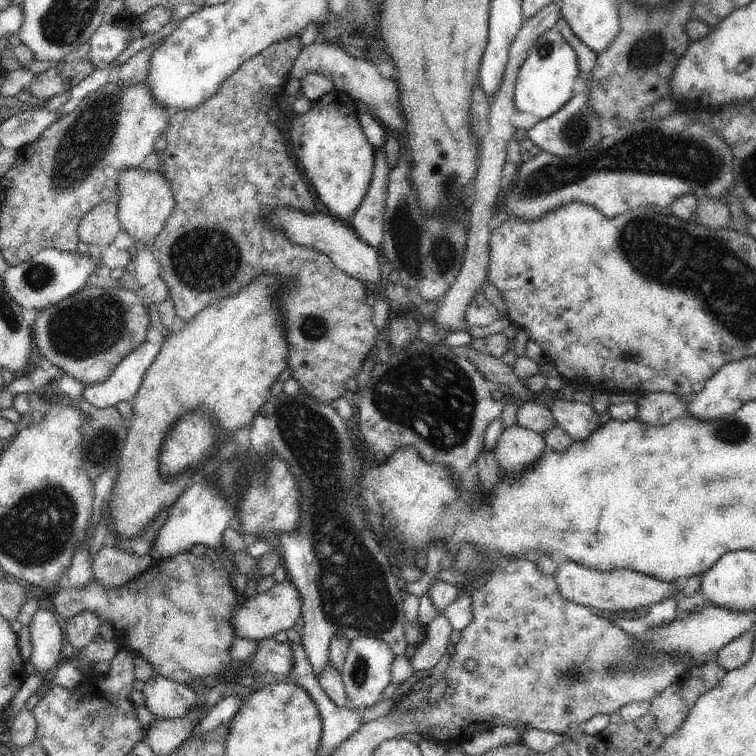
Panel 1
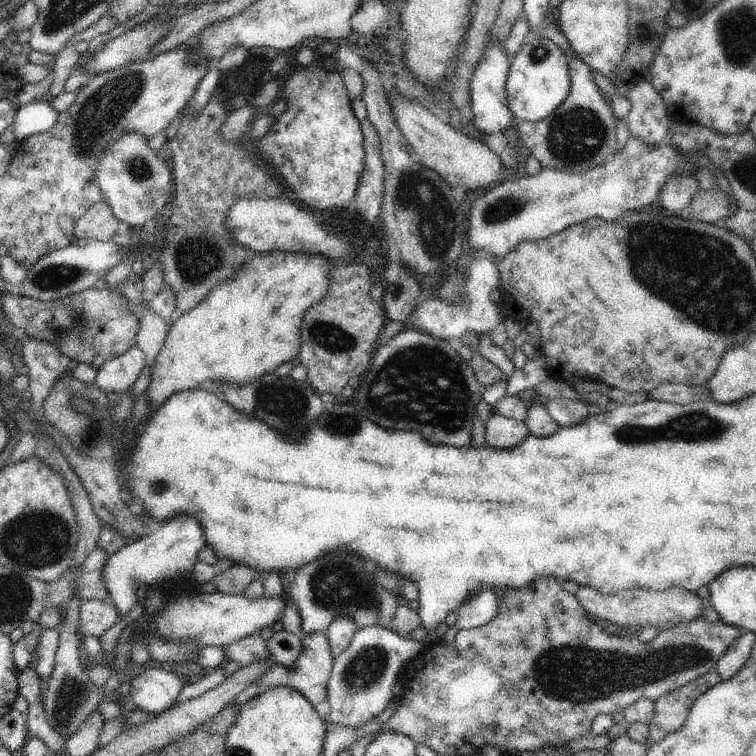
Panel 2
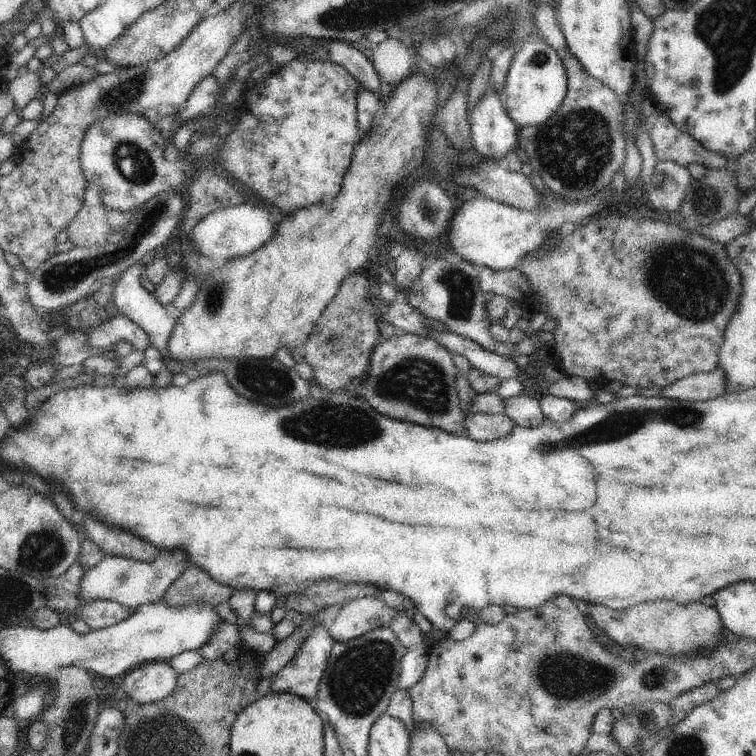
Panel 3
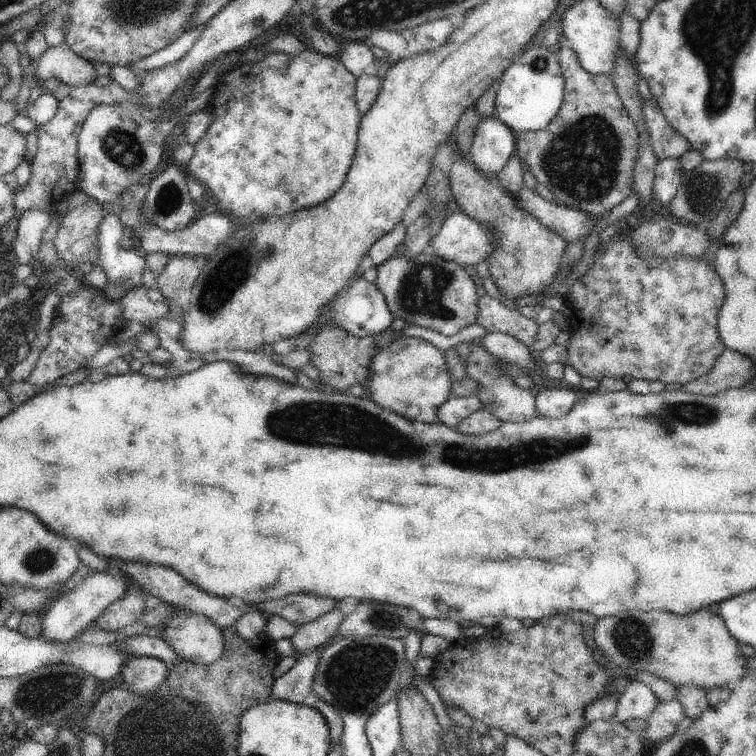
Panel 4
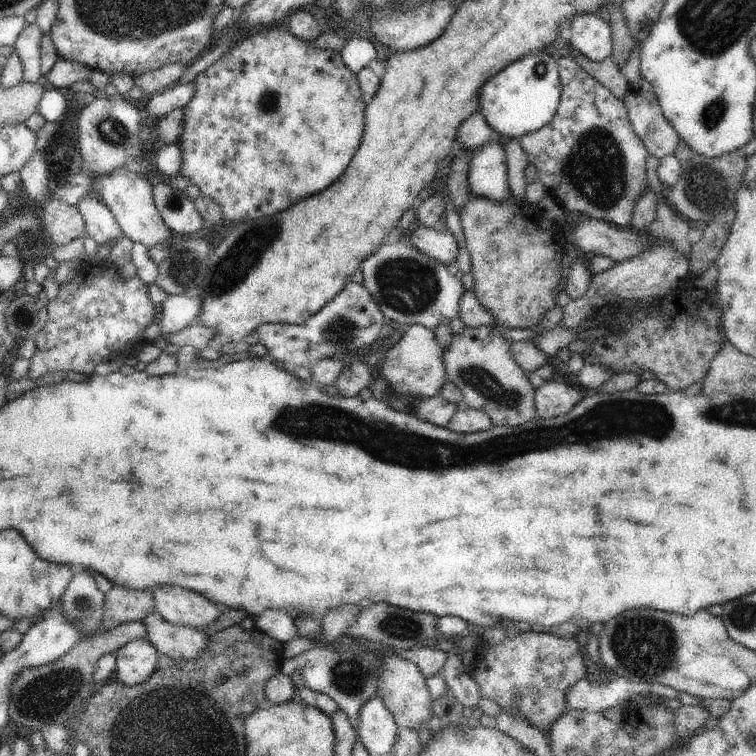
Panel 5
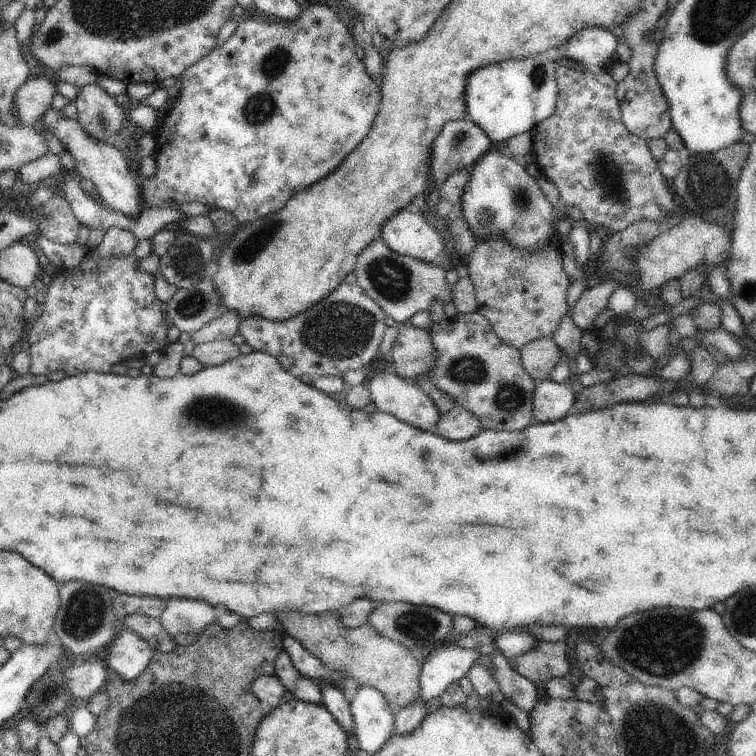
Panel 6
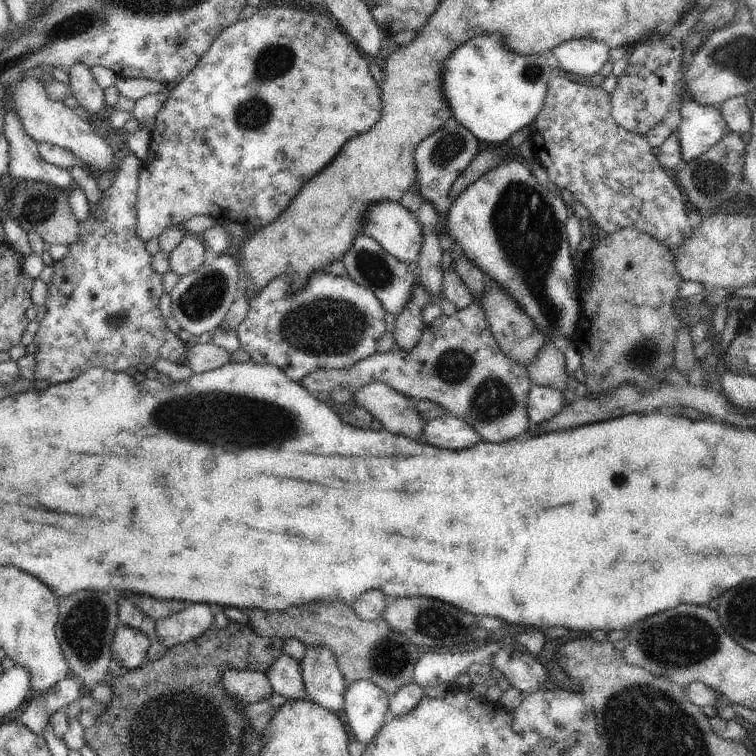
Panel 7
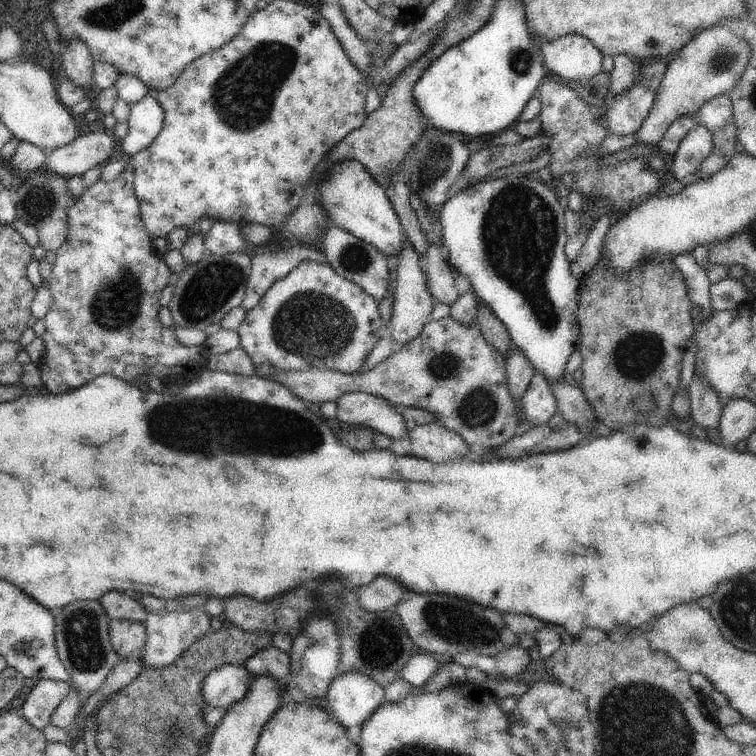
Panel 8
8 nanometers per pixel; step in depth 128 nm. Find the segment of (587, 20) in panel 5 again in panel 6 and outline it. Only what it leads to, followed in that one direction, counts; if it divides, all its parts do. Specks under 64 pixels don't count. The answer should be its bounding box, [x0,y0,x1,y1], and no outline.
[562,28,619,71]

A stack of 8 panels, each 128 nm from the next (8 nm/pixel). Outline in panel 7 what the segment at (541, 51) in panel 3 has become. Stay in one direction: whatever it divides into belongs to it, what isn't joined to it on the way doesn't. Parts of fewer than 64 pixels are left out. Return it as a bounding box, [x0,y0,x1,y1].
[440,34,555,144]

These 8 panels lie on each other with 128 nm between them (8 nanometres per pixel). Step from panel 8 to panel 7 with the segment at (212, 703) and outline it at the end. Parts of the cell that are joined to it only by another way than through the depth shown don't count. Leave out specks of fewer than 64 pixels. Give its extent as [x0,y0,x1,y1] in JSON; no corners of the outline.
[220,670,273,705]

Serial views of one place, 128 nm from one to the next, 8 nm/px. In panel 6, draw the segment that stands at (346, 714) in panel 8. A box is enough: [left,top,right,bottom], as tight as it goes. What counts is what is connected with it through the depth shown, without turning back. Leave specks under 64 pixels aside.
[351,687,395,755]

